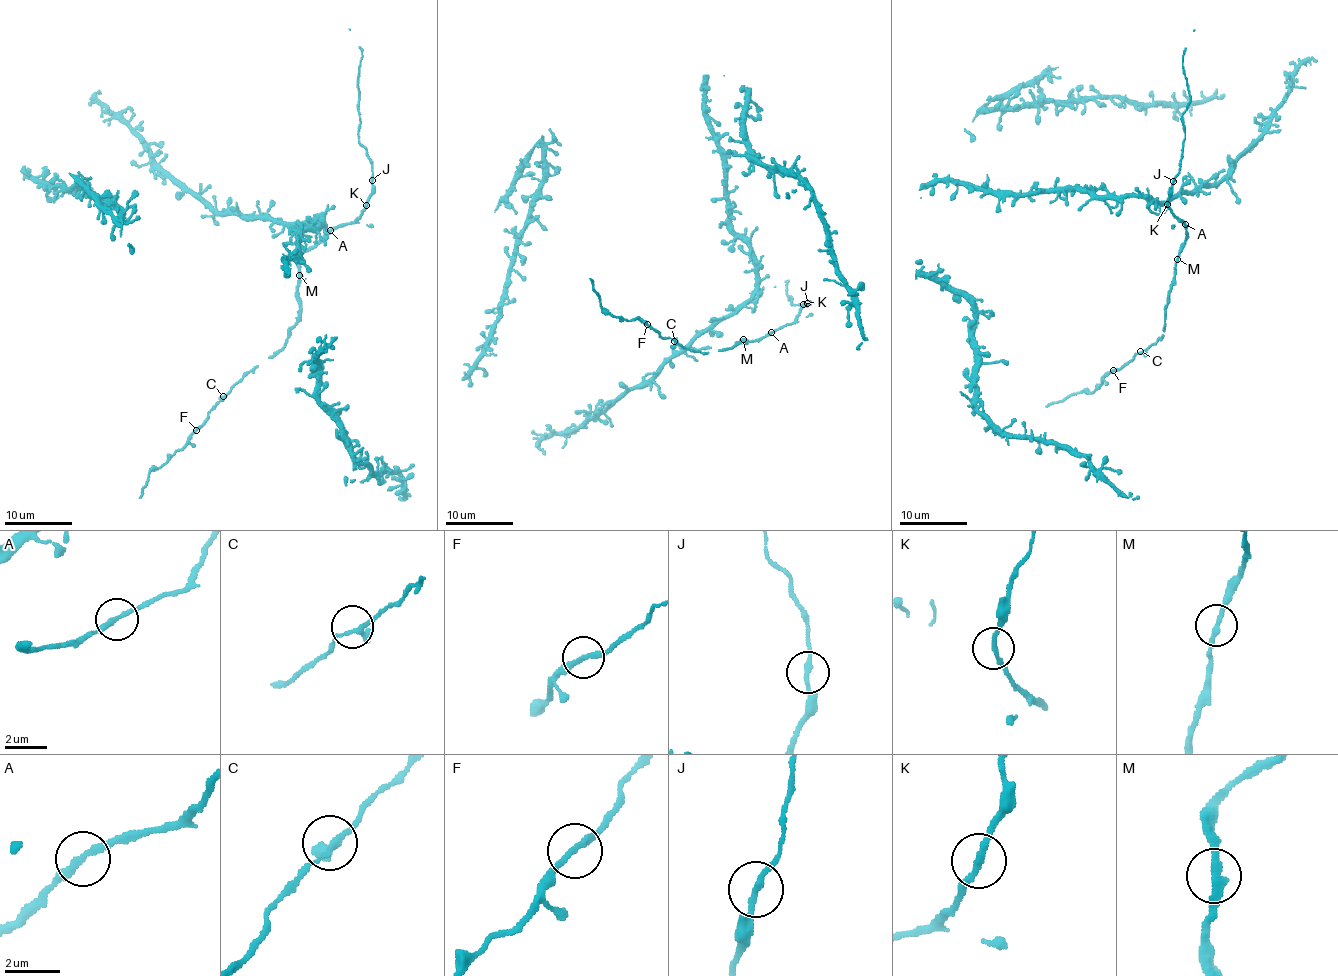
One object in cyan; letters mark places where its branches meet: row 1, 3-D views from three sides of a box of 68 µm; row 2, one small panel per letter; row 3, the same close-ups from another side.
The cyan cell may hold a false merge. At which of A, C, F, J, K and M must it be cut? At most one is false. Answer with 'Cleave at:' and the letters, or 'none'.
Cleave at: J

